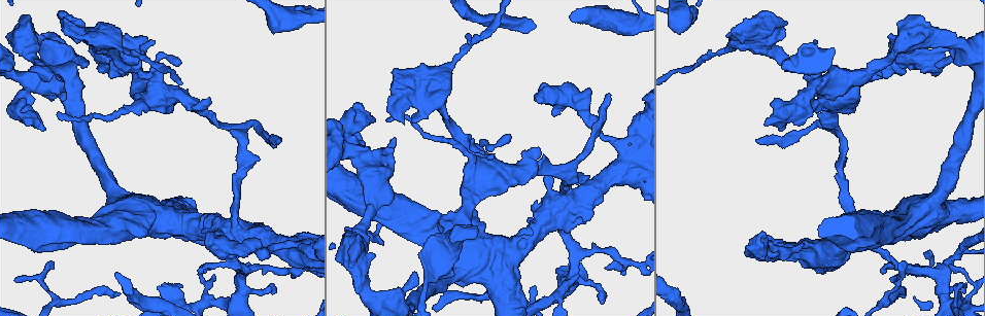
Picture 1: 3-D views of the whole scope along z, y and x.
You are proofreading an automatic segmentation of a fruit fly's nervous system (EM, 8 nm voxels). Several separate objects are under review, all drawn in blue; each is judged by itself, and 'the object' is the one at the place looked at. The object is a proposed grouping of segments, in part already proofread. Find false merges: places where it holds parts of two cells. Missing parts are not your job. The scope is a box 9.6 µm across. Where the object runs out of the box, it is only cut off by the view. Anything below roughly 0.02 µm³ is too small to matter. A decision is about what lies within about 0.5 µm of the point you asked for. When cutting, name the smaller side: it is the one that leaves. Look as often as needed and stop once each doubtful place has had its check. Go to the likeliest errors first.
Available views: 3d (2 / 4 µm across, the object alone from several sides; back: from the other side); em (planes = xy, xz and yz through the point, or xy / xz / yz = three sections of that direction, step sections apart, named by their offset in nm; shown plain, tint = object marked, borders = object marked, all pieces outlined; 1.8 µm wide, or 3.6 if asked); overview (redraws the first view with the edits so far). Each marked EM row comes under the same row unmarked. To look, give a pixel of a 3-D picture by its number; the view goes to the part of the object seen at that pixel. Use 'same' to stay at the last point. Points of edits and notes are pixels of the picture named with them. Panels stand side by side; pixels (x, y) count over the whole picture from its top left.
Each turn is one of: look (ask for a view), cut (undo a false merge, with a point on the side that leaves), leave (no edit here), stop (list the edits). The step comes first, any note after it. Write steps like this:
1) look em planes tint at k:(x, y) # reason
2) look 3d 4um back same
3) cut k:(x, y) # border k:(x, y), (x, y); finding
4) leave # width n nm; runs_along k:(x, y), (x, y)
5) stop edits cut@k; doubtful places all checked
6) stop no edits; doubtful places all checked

look 3d 4um at 1:(235, 221) # abrupt turn

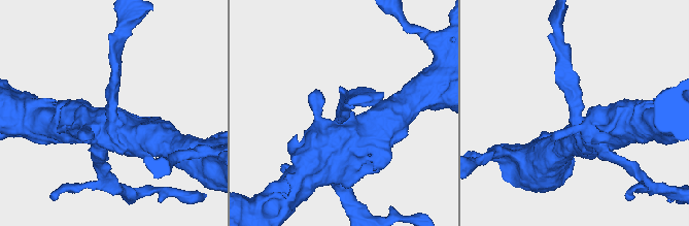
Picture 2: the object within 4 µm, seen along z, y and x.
look em 3.6um xy step 4 tint at 2:(110, 117) # shape alone is not enough

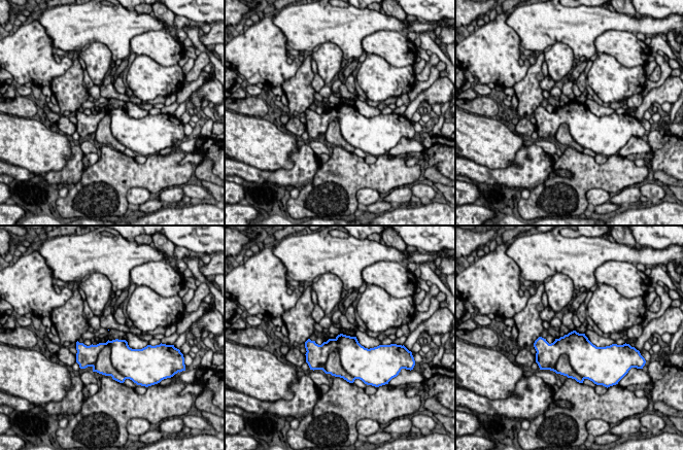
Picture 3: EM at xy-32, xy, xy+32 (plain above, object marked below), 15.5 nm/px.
cut 3:(103, 366) # width 320 nm; border 3:(106, 343), (110, 362), (122, 374); a second cell is stuck on

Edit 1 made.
look 3d 2um at 1:(362, 150) # thick turns thin

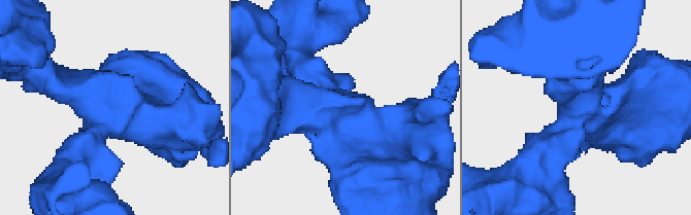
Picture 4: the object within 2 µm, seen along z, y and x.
look em xz step 4 tint at 4:(580, 112)

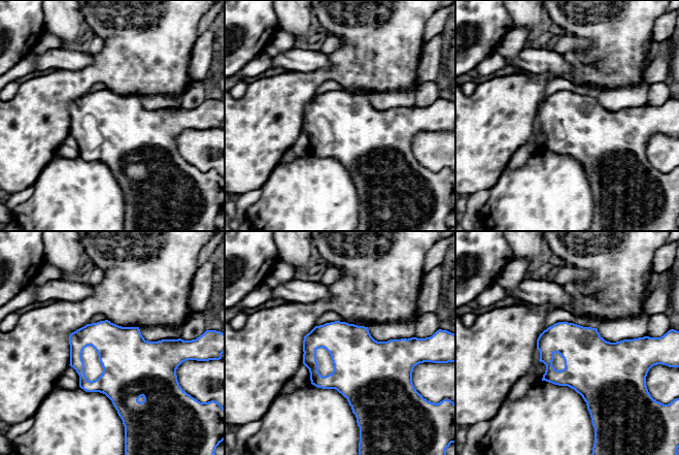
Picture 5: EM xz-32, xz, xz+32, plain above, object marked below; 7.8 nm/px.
look em planes borders same

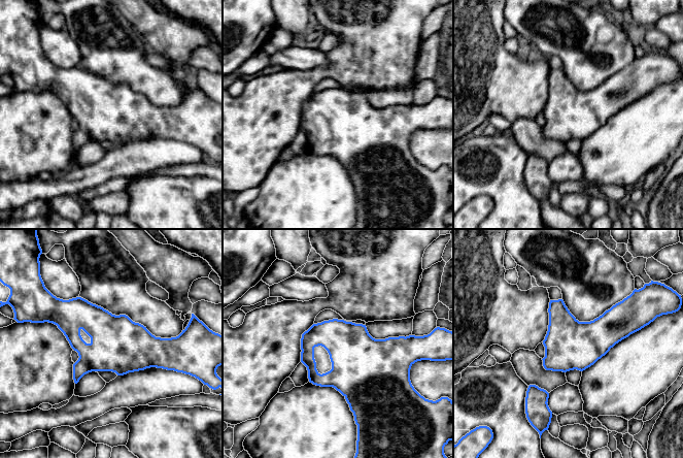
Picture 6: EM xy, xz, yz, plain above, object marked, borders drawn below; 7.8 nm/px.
leave # width 380 nm; continuous, no second cell

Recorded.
look em 3.6um planes tint at 1:(270, 8) # calibre changes

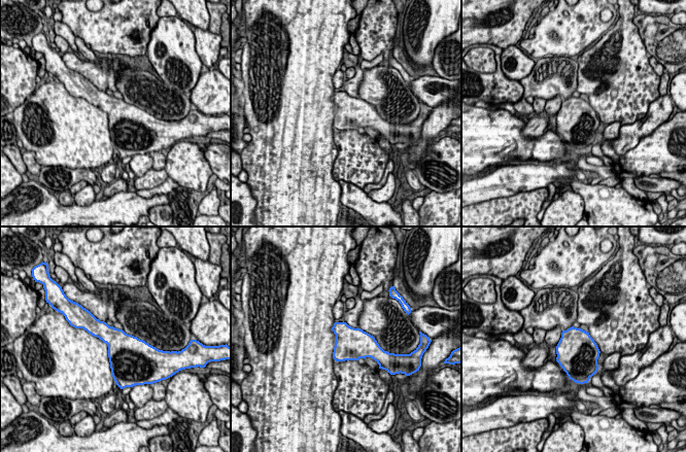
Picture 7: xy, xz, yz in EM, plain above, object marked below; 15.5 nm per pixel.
leave # all the same cell

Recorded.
stop edits cut@3; doubtful places all checked

